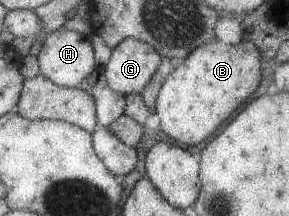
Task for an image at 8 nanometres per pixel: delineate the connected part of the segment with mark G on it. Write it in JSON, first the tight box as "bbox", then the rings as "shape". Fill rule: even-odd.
{"bbox":[104,37,163,97],"shape":[[[130,37],[112,49],[111,58],[104,66],[105,73],[112,90],[127,97],[146,88],[163,60],[156,47]]]}

